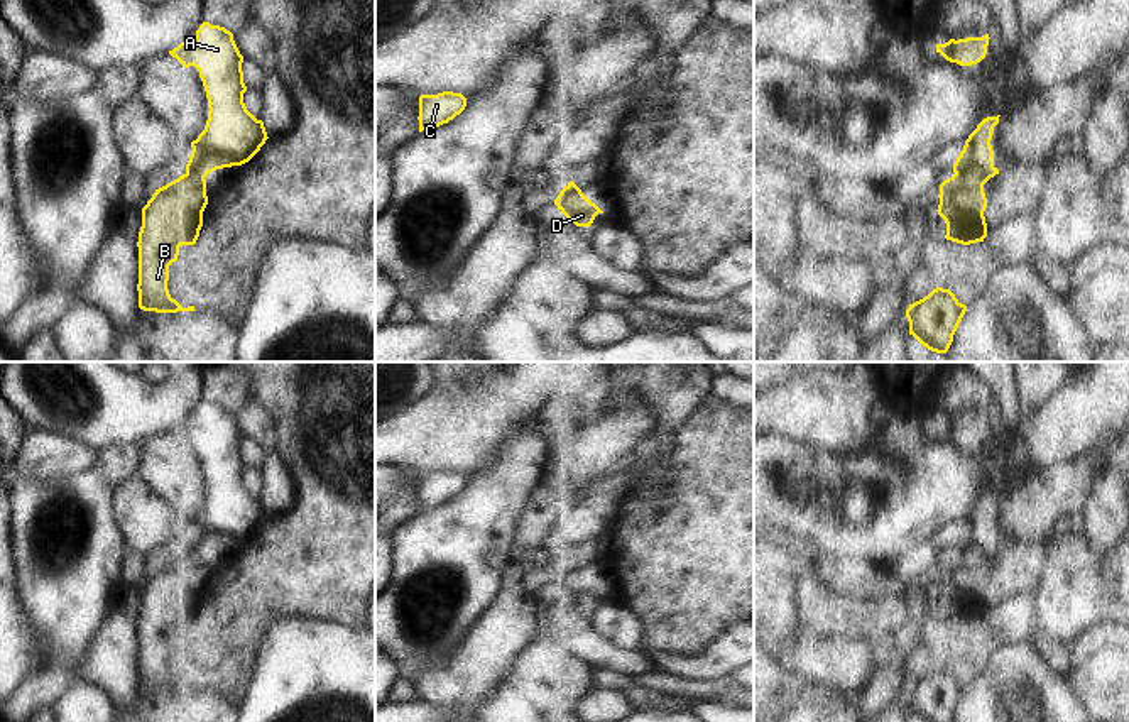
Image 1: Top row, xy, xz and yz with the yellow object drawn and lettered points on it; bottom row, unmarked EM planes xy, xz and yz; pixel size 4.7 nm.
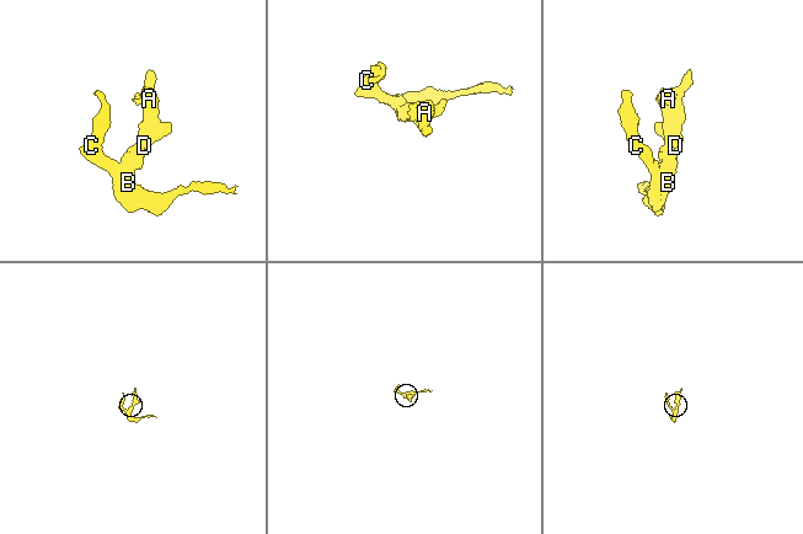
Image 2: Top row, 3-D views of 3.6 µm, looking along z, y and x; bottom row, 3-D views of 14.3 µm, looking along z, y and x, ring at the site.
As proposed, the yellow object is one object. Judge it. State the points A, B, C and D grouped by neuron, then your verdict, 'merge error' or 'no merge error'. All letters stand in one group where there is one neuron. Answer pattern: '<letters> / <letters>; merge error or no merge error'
A B C D; no merge error

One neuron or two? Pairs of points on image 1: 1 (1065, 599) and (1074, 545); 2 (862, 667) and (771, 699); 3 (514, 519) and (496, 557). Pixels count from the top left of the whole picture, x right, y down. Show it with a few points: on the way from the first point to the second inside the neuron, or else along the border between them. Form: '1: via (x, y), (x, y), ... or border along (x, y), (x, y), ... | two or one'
1: via (1074, 585), (1074, 558) | one
2: border along (771, 663), (783, 682), (800, 683), (805, 689) | two
3: via (506, 528), (496, 538), (496, 548) | one

